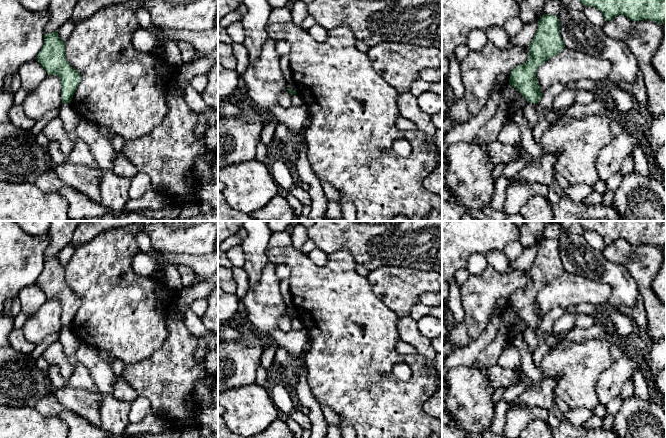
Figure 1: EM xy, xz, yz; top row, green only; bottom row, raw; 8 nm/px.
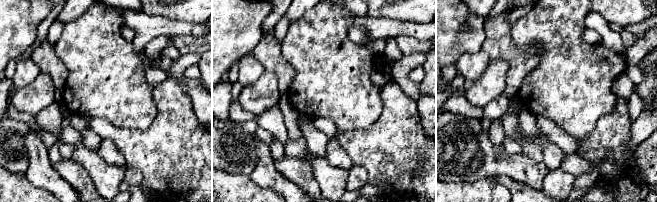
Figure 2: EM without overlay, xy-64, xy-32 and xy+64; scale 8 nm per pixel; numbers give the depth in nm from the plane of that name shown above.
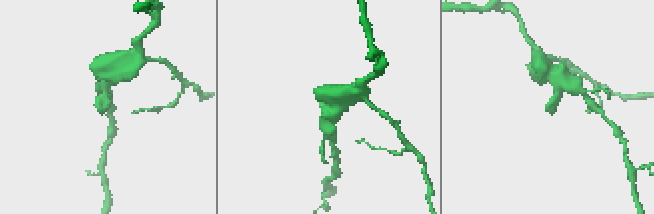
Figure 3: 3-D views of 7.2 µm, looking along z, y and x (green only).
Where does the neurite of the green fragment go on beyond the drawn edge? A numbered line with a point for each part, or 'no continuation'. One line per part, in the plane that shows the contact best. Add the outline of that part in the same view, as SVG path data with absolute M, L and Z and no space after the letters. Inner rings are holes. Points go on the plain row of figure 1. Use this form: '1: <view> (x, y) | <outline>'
no continuation

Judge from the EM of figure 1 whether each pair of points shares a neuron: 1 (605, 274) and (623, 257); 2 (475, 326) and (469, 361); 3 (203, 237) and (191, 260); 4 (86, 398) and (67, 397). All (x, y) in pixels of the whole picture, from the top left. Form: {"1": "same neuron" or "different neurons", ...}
{"1": "different neurons", "2": "different neurons", "3": "different neurons", "4": "same neuron"}

